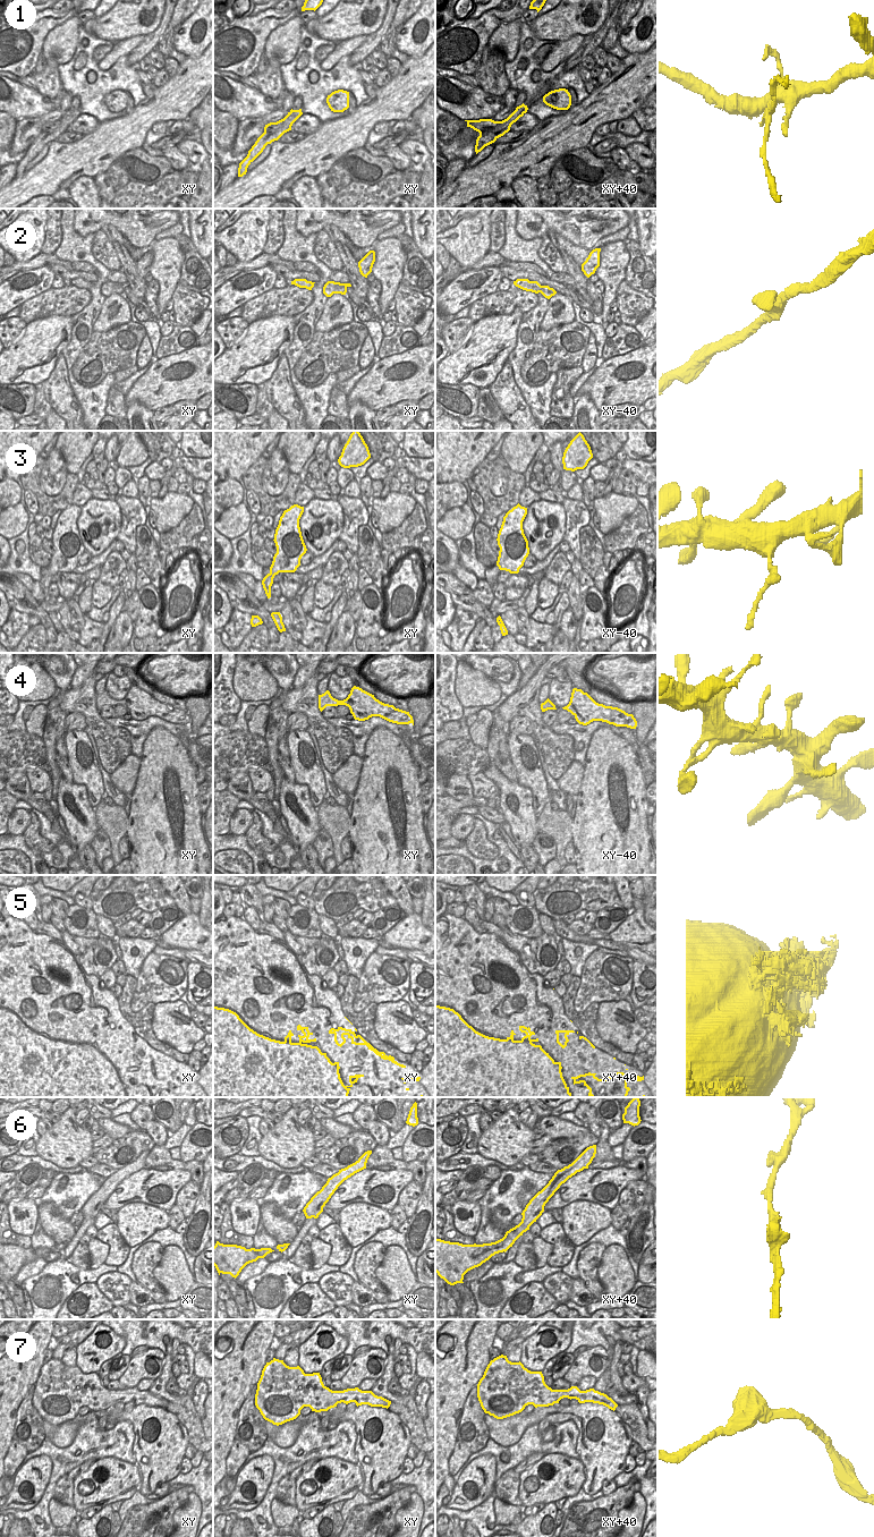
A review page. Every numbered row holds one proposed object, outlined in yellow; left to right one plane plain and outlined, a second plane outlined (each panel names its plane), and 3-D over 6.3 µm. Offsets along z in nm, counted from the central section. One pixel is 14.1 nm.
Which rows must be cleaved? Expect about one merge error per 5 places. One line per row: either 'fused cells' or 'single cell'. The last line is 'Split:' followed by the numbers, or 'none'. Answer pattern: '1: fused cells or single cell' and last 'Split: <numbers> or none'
1: fused cells
2: single cell
3: single cell
4: single cell
5: single cell
6: single cell
7: single cell
Split: 1

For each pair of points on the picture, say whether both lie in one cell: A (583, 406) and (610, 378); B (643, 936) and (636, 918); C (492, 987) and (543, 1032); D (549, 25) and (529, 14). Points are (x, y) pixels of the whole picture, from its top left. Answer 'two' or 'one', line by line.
A: two
B: one
C: one
D: two

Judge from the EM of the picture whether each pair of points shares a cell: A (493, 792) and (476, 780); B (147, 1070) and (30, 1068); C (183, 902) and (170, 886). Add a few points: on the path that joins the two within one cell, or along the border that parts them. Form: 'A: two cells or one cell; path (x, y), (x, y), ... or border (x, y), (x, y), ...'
A: one cell; path (489, 789), (481, 784)
B: one cell; path (118, 1069), (59, 1068)
C: one cell; path (181, 899), (174, 890)

